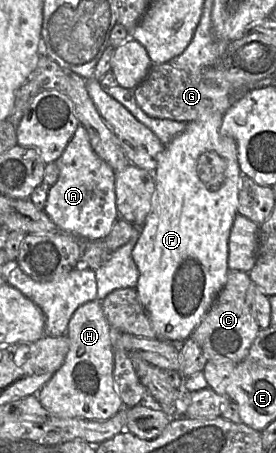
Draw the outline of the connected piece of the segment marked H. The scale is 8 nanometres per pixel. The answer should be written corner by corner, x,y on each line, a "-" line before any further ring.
101,301
81,305
71,317
65,334
69,351
62,366
39,390
37,398
53,413
67,418
108,420
124,408
114,383
114,330
108,324

